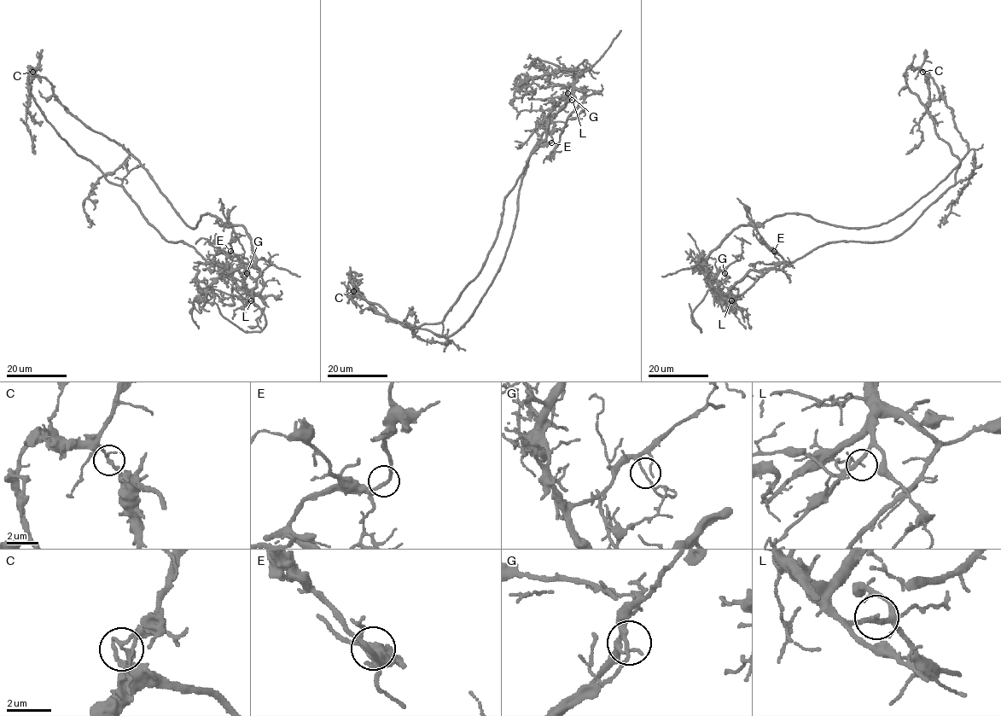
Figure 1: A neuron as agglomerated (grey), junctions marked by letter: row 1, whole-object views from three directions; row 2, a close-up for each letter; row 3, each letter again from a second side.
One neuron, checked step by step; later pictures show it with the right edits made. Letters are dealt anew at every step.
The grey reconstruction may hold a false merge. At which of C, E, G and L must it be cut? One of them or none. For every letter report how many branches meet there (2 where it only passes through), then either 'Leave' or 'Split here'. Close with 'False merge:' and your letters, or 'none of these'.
C: Branches: 2. Split here
E: Branches: 2. Leave
G: Branches: 2. Leave
L: Branches: 2. Leave
False merge: C

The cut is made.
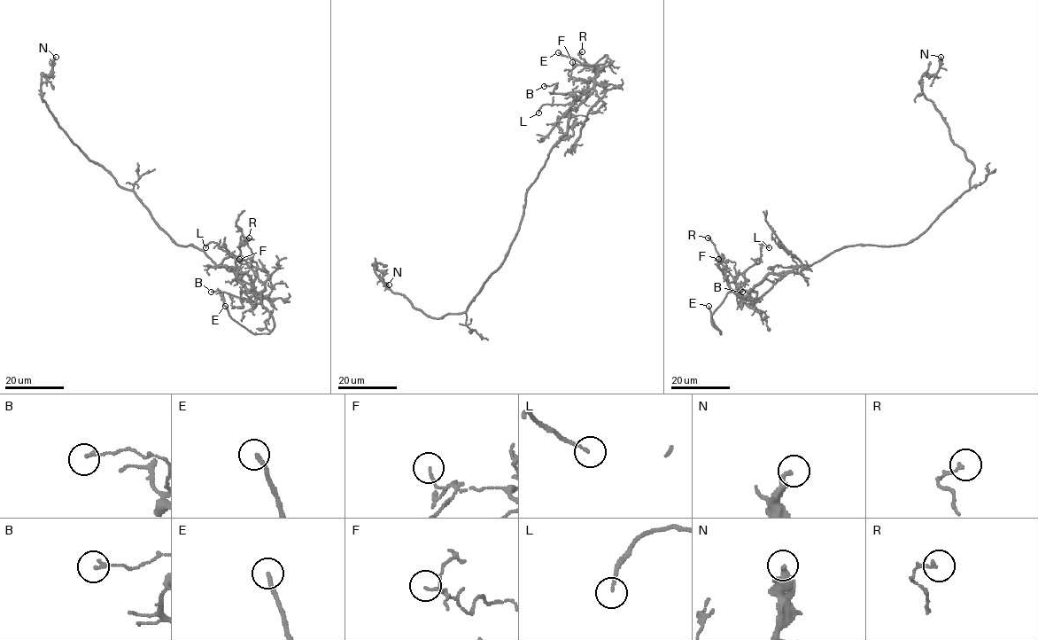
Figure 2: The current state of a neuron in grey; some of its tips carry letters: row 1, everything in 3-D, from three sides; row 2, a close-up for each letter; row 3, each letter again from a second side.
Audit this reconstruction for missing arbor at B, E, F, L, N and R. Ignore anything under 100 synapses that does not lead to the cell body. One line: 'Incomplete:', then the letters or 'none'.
Incomplete: E

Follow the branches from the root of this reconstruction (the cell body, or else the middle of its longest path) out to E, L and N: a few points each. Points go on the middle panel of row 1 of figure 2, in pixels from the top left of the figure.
E: (515, 234), (526, 190), (567, 131), (569, 107), (592, 87), (594, 65), (607, 58), (587, 65), (558, 52)
L: (515, 234), (526, 190), (567, 131), (569, 107), (592, 87), (597, 73), (577, 100), (543, 104), (538, 113)
N: (515, 234), (503, 262), (464, 312), (439, 318), (426, 316), (389, 289), (375, 265), (389, 284)

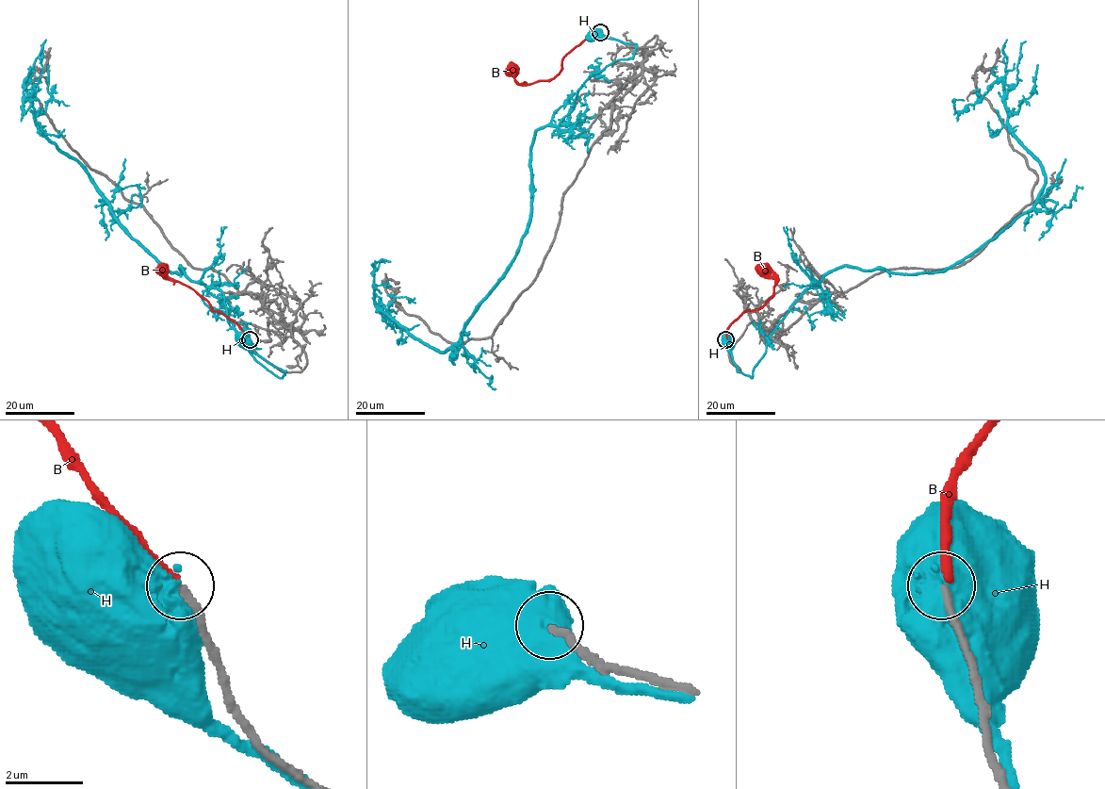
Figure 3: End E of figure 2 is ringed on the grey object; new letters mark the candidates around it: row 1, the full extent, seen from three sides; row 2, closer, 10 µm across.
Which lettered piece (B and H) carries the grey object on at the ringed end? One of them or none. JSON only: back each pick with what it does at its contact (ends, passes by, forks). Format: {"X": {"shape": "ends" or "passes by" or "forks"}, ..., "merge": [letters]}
{"merge": []}

